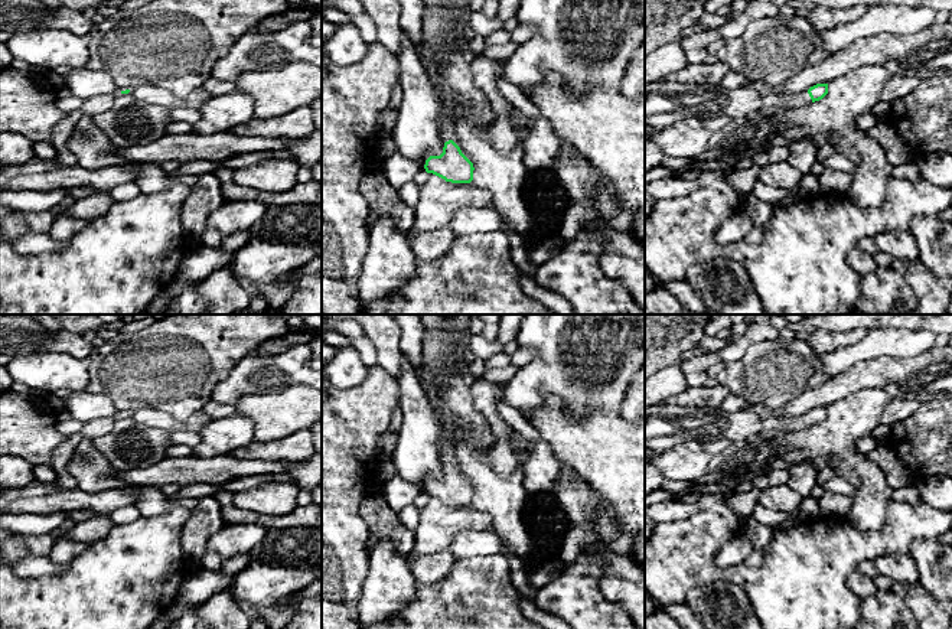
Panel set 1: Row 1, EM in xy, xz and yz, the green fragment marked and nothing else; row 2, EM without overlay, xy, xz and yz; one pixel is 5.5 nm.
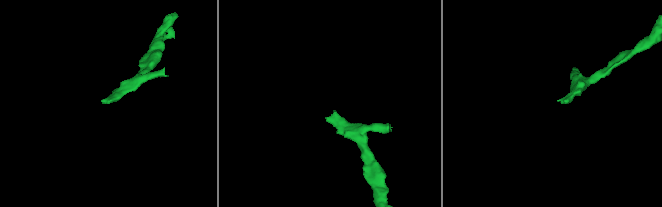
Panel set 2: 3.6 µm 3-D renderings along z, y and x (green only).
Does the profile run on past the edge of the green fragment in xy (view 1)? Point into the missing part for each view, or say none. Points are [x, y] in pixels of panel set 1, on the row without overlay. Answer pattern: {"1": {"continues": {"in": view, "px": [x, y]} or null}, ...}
{"1": {"continues": null}}

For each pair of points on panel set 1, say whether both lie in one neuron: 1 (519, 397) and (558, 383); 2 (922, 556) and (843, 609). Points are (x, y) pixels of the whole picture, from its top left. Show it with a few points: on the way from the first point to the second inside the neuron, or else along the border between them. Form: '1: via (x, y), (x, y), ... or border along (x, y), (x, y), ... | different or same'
1: via (530, 387), (537, 380), (548, 380) | same
2: border along (935, 537), (916, 540), (908, 551) | different

